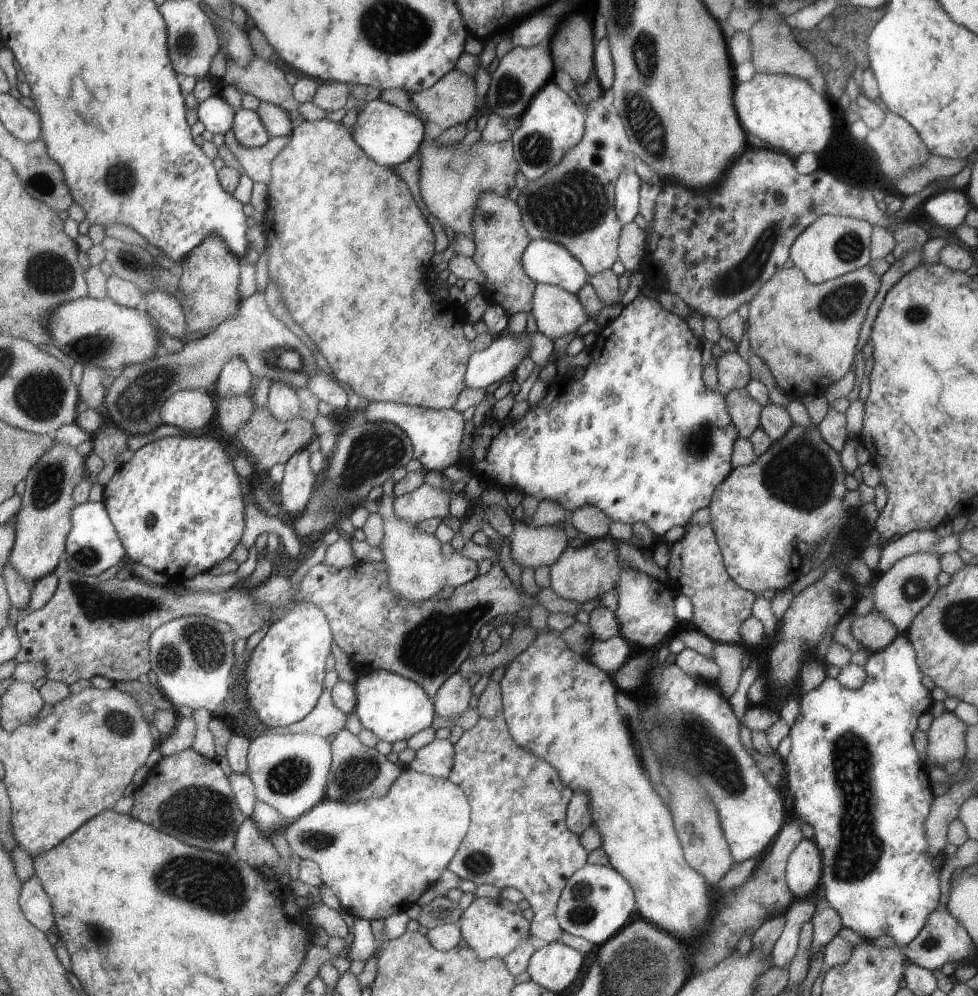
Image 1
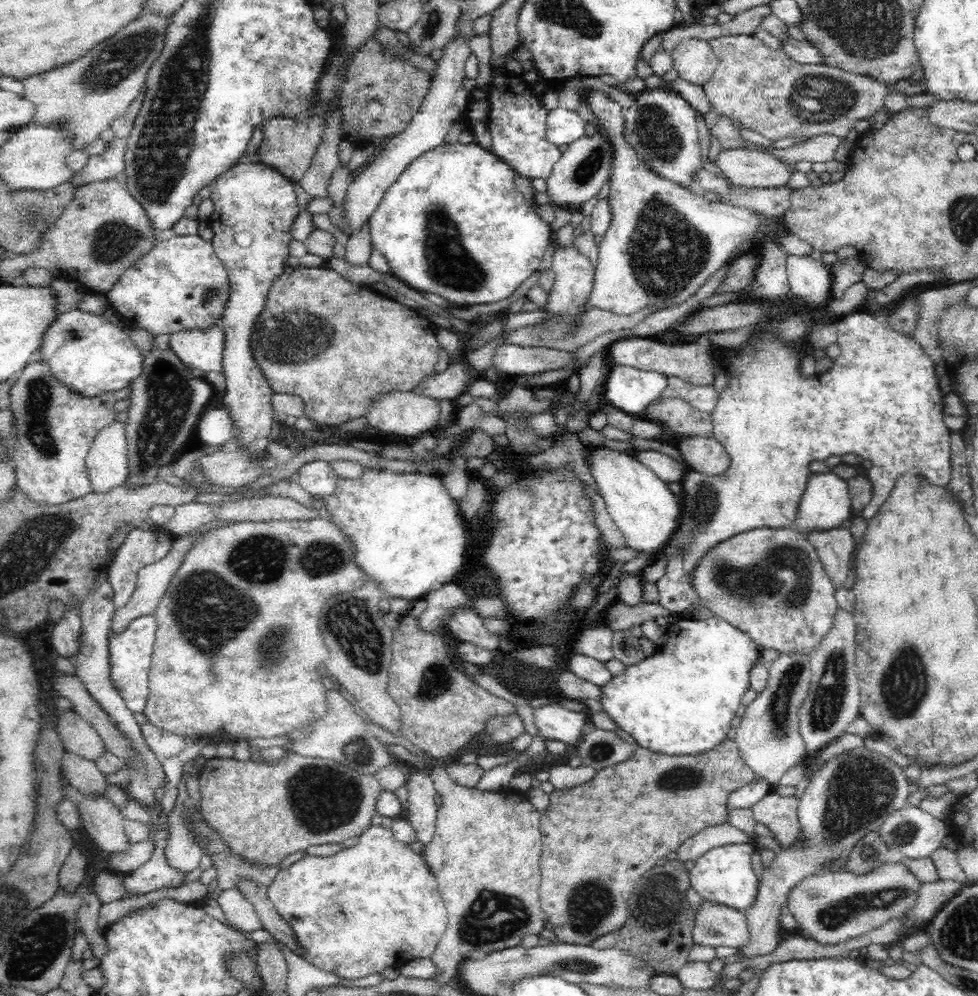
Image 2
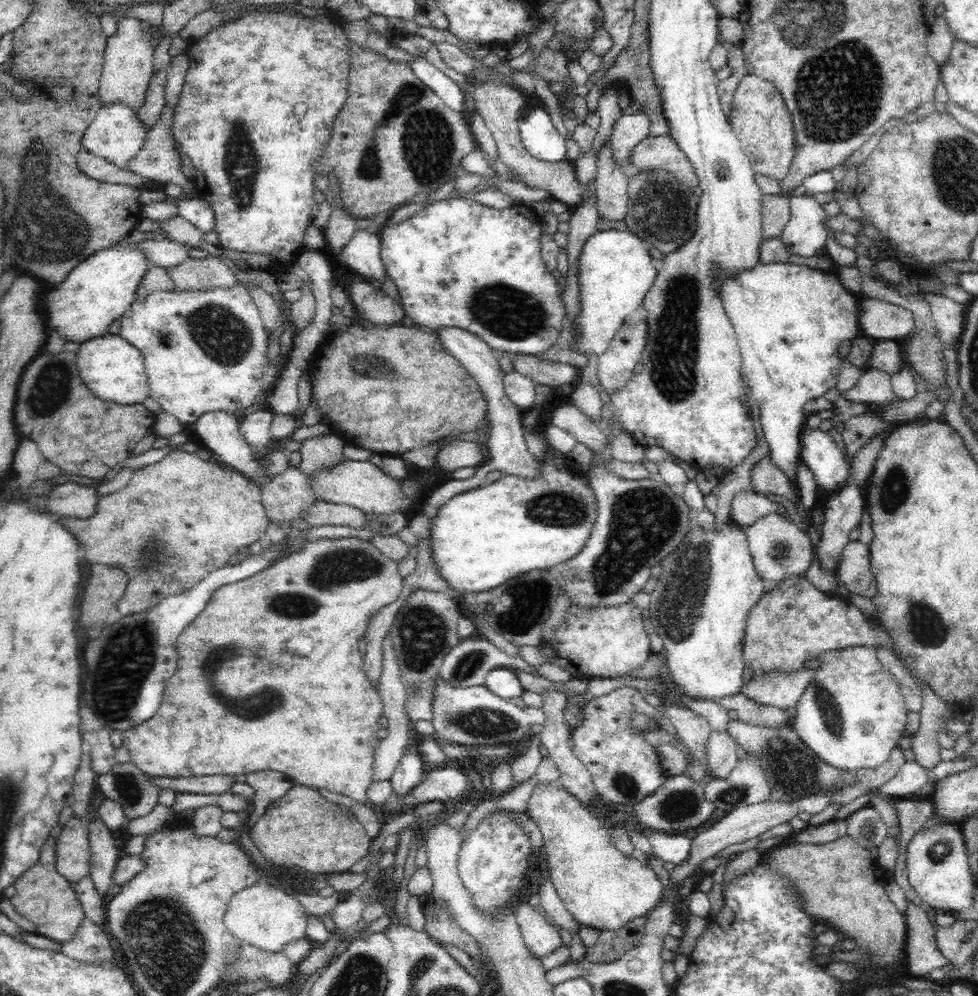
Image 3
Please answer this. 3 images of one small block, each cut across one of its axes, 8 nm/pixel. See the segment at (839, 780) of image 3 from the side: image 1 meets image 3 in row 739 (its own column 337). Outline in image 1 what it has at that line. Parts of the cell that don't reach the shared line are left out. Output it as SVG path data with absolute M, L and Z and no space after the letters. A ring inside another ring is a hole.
M348 729L338 732L331 743L332 764L328 773L325 797L334 802L360 802L368 798L384 798L394 780L402 774L404 767L394 764L382 755L376 748L364 745L358 736L352 734Z

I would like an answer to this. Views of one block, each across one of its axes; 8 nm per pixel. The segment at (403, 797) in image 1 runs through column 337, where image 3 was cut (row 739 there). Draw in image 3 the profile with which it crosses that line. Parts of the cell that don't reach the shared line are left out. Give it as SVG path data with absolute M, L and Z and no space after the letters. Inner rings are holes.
M866 645L826 652L826 654L820 655L818 658L820 665L816 669L816 674L814 674L814 680L810 682L810 686L804 690L802 696L797 700L795 706L796 714L791 720L790 725L804 741L804 744L807 744L808 748L816 753L818 758L821 758L826 764L829 764L834 768L856 772L859 768L876 768L877 766L880 766L888 758L889 752L893 748L898 747L898 738L904 735L905 722L909 710L905 706L903 693L899 690L897 680L885 669L885 666L882 666L880 661L877 660L875 650Z

